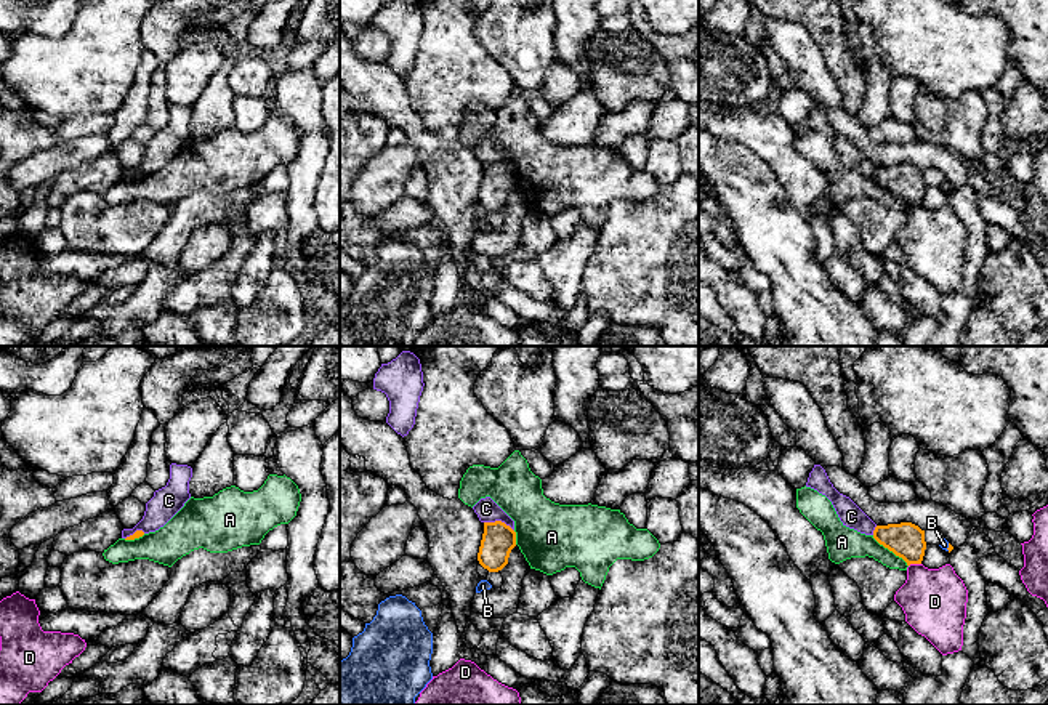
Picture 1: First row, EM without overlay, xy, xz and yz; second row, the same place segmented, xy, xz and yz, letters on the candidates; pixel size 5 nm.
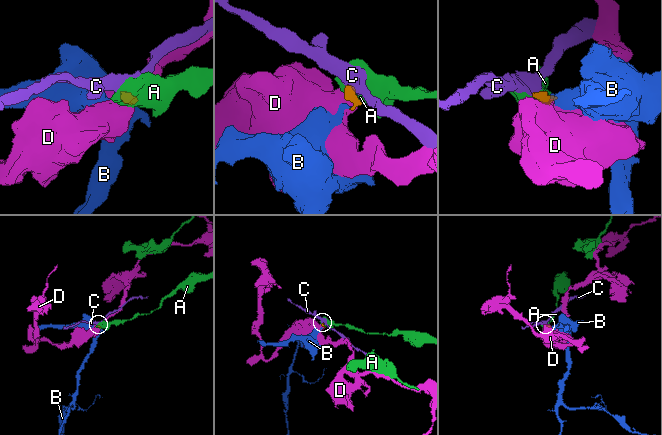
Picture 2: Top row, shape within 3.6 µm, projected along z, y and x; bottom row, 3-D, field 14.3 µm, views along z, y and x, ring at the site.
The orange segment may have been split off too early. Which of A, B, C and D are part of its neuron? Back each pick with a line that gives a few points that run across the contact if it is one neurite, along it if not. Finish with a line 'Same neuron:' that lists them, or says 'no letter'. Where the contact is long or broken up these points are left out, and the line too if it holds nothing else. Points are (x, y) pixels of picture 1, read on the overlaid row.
B: line yz (951, 547), (949, 547), (944, 545)
Same neuron: B

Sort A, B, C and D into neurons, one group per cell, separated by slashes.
A / B / C / D

